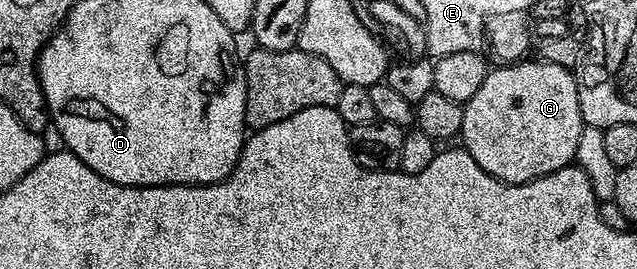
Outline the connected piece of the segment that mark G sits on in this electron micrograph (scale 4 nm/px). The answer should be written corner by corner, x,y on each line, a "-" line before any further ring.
521,60
519,63
504,63
486,75
482,87
474,91
469,101
463,102
464,114
460,137
469,157
491,177
497,177
511,185
521,185
551,173
557,173
577,160
580,136
586,132
582,111
578,103
578,87
571,68
564,68
552,61

